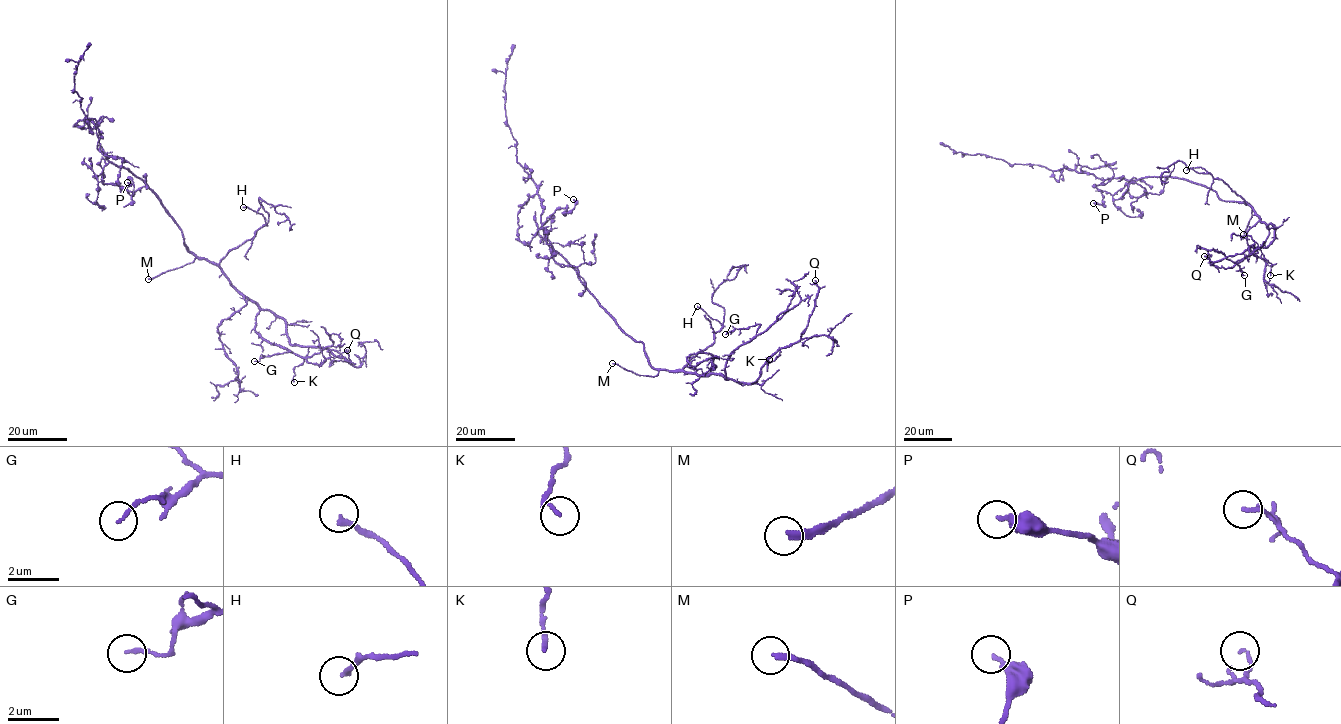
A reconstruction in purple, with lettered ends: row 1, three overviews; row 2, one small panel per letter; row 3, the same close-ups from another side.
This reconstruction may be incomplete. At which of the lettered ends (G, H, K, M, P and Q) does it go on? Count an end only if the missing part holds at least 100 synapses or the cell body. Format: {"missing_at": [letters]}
{"missing_at": ["M"]}

